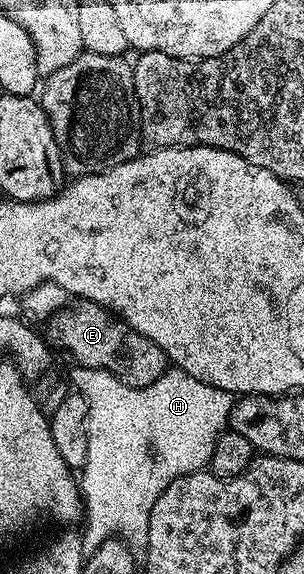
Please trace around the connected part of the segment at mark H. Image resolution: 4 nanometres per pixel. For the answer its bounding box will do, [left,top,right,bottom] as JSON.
[72,367,234,550]

